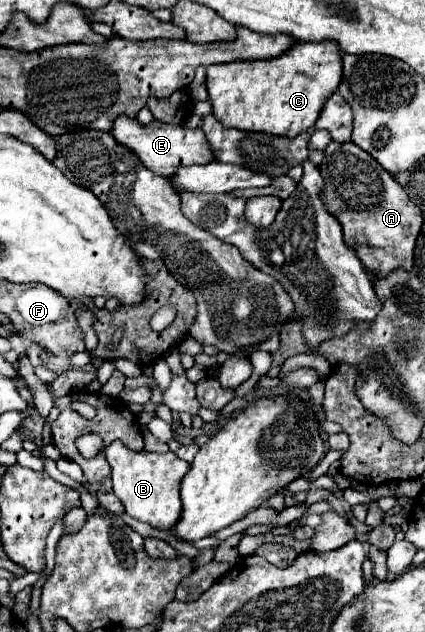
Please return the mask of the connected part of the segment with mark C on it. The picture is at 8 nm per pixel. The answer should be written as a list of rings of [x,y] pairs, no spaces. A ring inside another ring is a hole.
[[[295,42],[277,58],[209,66],[207,90],[213,114],[225,128],[297,136],[317,122],[325,100],[341,82],[341,72],[337,42]]]

